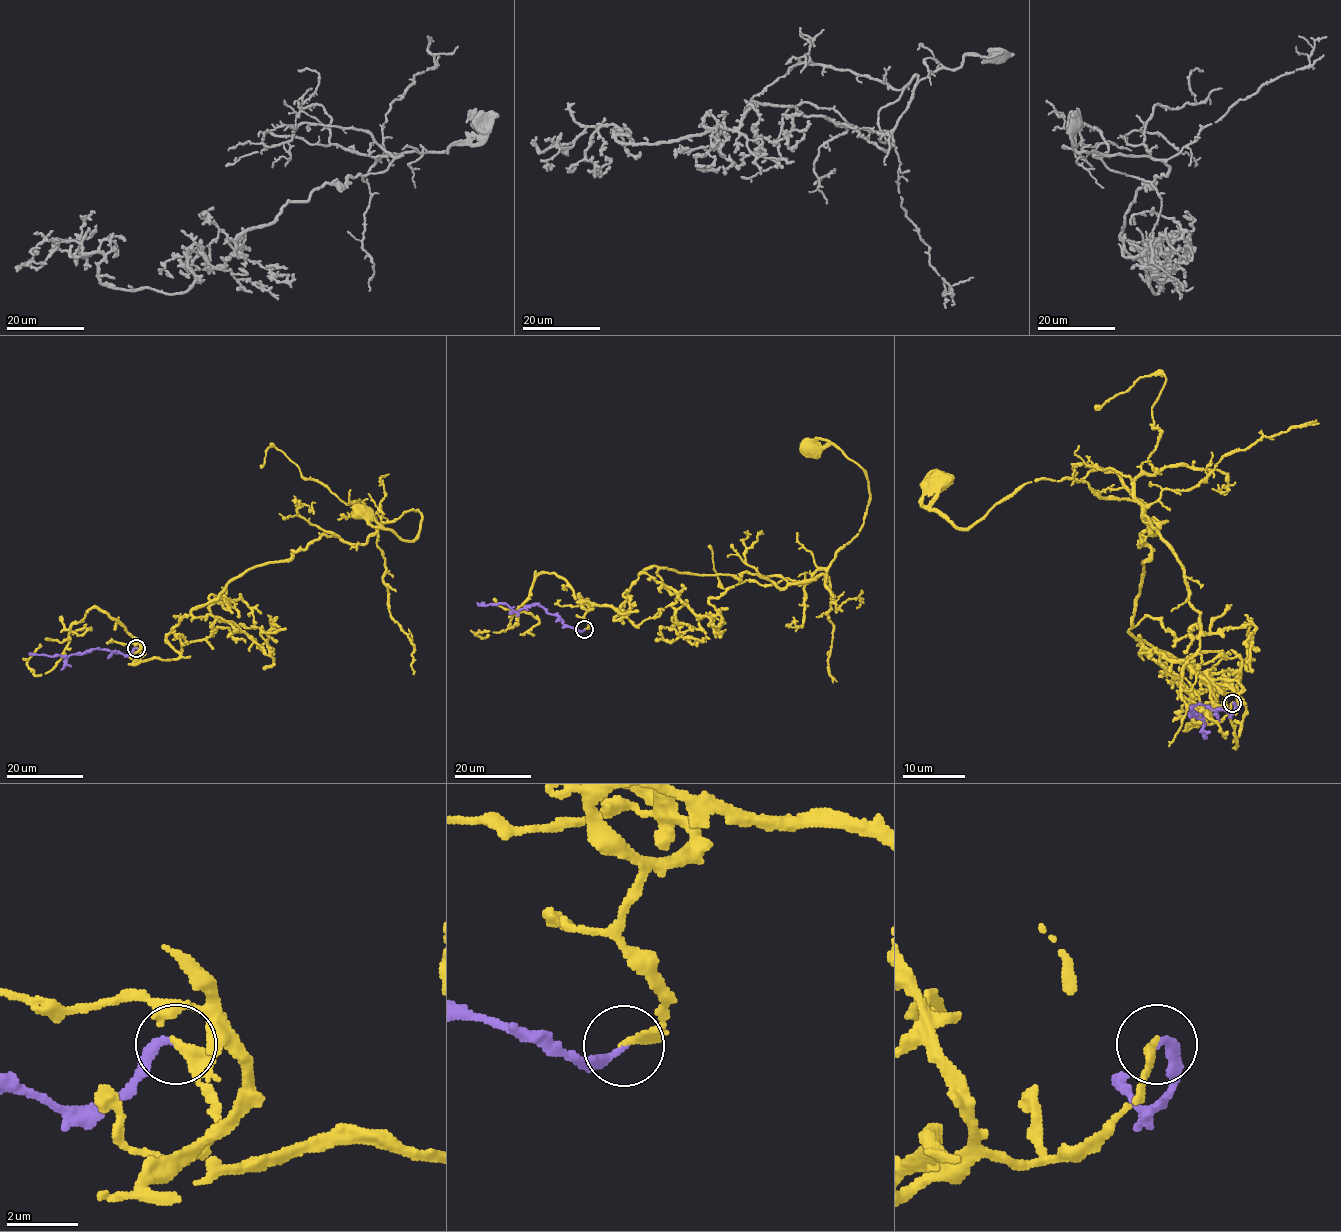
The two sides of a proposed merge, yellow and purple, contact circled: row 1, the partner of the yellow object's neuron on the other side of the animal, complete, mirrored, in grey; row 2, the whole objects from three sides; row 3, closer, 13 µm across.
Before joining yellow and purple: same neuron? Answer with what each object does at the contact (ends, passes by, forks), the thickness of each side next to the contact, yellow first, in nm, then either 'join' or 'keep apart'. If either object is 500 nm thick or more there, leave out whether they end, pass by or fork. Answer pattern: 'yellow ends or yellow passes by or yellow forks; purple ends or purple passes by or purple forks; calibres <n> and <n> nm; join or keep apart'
yellow ends; purple ends; calibres 280 and 240 nm; join

